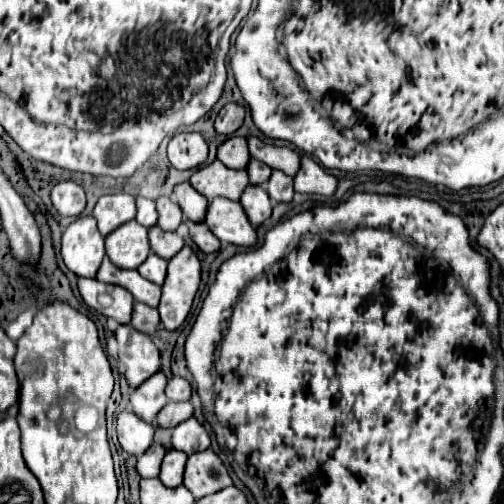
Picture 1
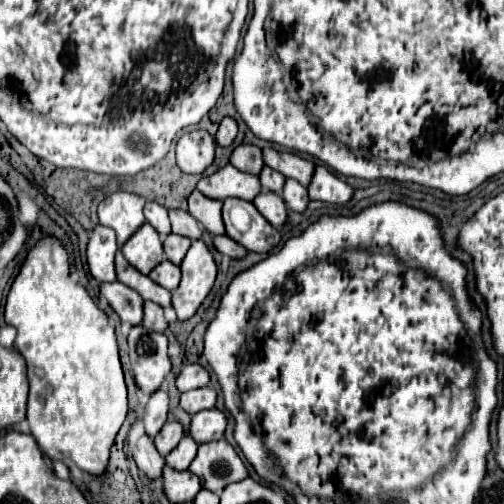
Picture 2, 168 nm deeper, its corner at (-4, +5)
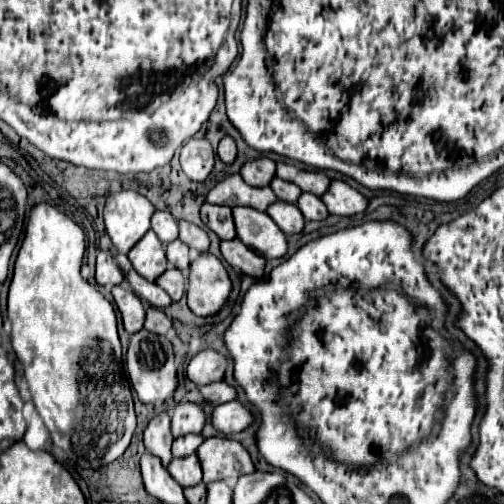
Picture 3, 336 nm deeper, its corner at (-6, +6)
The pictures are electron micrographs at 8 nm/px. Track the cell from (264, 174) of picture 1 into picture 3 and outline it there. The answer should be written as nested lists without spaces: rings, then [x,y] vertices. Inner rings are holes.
[[[274,179],[272,181],[272,191],[276,193],[276,197],[280,199],[280,201],[286,201],[286,203],[296,203],[298,201],[298,197],[300,197],[300,189],[294,185],[294,183],[288,183],[288,181],[282,181],[282,179]]]

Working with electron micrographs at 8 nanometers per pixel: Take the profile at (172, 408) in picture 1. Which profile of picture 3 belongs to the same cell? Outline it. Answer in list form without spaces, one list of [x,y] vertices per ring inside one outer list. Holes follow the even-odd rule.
[[[216,381],[216,383],[210,383],[210,385],[204,385],[200,387],[200,393],[204,395],[206,401],[214,403],[214,405],[220,405],[220,403],[228,403],[232,399],[236,399],[236,389],[230,387],[228,383],[224,381]]]

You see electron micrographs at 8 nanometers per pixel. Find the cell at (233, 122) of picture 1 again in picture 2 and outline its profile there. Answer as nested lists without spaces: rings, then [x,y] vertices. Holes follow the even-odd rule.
[[[226,116],[226,118],[222,118],[220,128],[218,128],[218,132],[216,132],[216,142],[218,142],[220,146],[228,146],[228,144],[232,144],[232,140],[236,138],[236,132],[238,132],[236,120],[230,118],[230,116]]]

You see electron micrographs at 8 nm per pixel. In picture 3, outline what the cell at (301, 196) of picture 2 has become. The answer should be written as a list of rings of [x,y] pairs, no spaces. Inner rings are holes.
[[[302,193],[300,199],[298,199],[298,207],[300,207],[300,211],[304,213],[304,217],[308,221],[322,221],[330,215],[326,205],[322,203],[322,199],[318,199],[312,193]]]

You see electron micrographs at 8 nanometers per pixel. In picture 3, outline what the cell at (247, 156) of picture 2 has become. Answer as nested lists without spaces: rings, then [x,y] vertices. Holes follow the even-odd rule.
[[[266,157],[256,159],[256,161],[248,161],[240,169],[240,175],[252,187],[266,187],[276,177],[276,163],[272,159],[266,159]]]

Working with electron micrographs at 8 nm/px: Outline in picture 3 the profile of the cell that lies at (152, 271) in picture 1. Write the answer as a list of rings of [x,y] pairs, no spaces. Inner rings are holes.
[[[174,267],[166,269],[166,271],[156,279],[156,283],[170,295],[172,301],[180,301],[180,297],[184,295],[186,279],[184,279],[182,271],[178,271],[178,269],[174,269]]]

